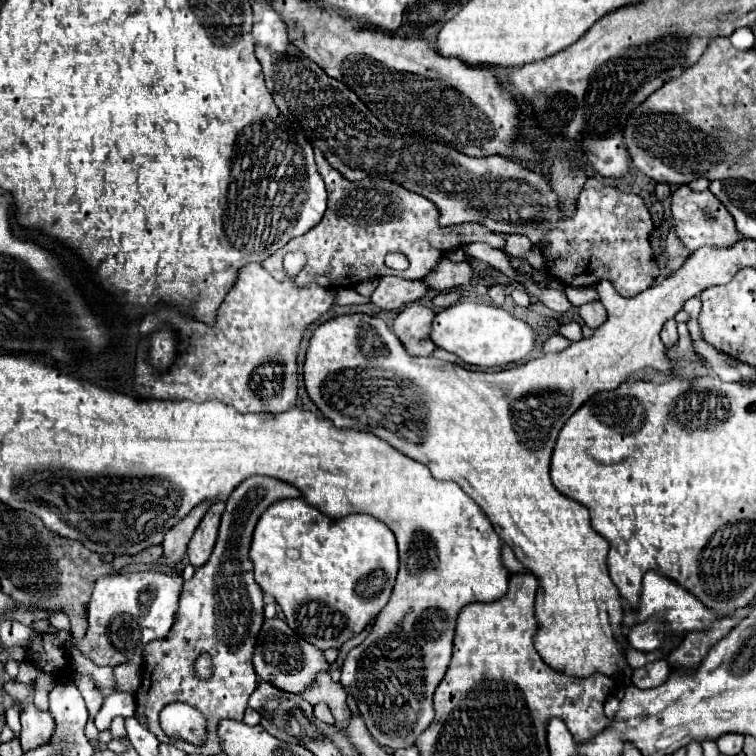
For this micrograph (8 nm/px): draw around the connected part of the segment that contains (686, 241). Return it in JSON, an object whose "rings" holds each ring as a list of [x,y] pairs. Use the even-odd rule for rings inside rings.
{"rings":[[[678,186],[678,190],[672,194],[672,216],[676,222],[676,236],[690,252],[698,250],[700,246],[732,246],[740,240],[734,218],[710,190],[694,192],[690,186]]]}

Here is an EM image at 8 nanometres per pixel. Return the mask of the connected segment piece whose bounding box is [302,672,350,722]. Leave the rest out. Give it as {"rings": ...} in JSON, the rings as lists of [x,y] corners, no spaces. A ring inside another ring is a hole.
{"rings":[[[326,672],[318,676],[318,680],[302,694],[302,698],[312,706],[318,702],[326,702],[336,722],[346,722],[346,718],[350,718],[350,708],[346,704],[346,690],[342,688],[342,684],[332,682],[330,674]]]}

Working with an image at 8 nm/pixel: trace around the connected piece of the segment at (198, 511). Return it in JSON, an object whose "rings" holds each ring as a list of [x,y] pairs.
{"rings":[[[210,500],[204,502],[204,504],[198,504],[186,518],[182,518],[174,528],[170,528],[164,536],[164,542],[162,542],[162,548],[164,548],[164,558],[166,562],[174,564],[178,562],[184,554],[186,554],[186,546],[194,534],[194,530],[198,528],[200,520],[204,518],[206,510],[210,508]]]}

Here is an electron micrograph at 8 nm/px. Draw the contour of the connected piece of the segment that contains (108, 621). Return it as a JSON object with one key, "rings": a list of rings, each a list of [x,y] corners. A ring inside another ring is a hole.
{"rings":[[[160,570],[126,572],[100,578],[90,598],[90,626],[80,642],[82,654],[98,666],[118,666],[124,662],[142,664],[142,648],[152,640],[166,638],[170,632],[182,584],[182,574],[166,574]]]}

